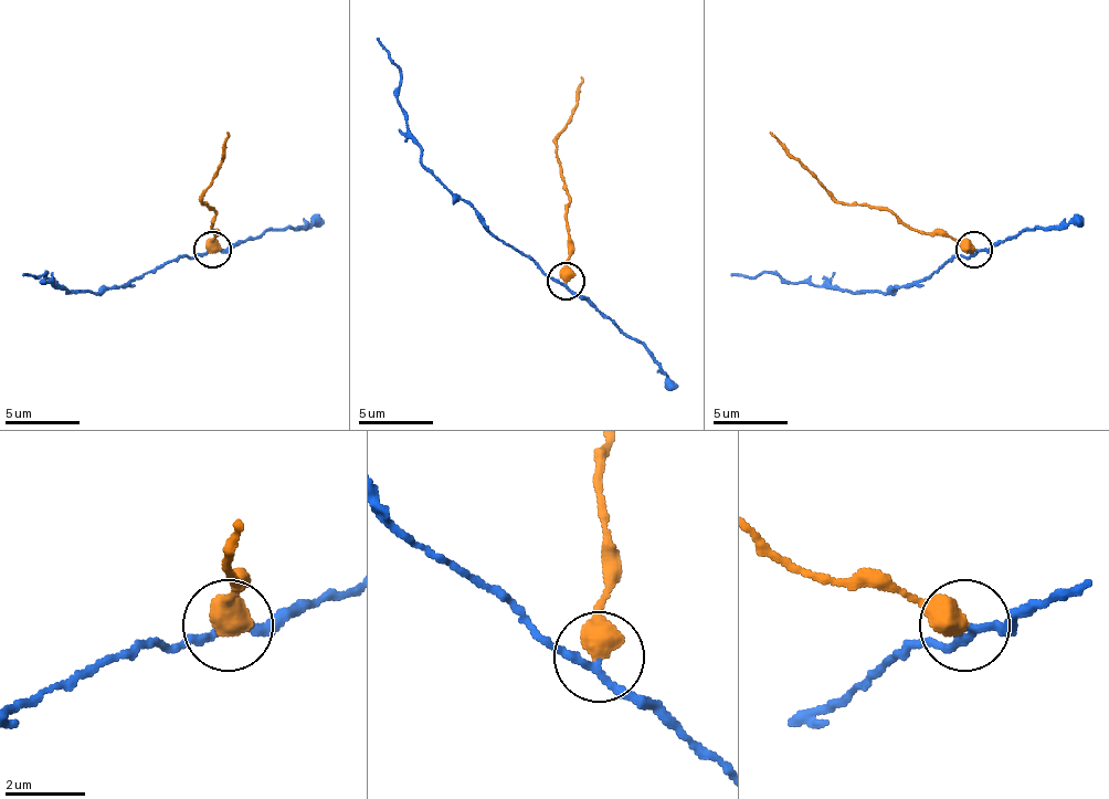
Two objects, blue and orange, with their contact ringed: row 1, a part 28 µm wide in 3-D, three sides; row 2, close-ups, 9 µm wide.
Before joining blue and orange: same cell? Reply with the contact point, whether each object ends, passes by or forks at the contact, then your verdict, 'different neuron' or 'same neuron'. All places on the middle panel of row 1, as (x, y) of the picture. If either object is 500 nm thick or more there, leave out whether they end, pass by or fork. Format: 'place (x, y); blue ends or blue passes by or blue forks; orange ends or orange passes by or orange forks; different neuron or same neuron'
place (566, 281); different neuron

